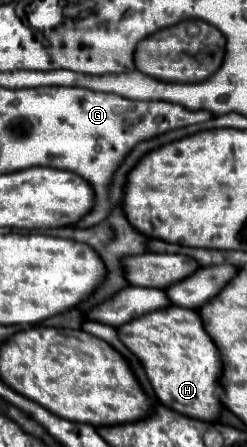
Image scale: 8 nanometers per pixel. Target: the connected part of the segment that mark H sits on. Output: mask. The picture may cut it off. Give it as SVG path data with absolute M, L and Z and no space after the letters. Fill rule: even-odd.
M170 306L152 314L140 316L118 328L122 342L140 358L158 400L190 418L204 422L218 422L224 404L218 398L222 356L218 346L204 330L198 310Z

